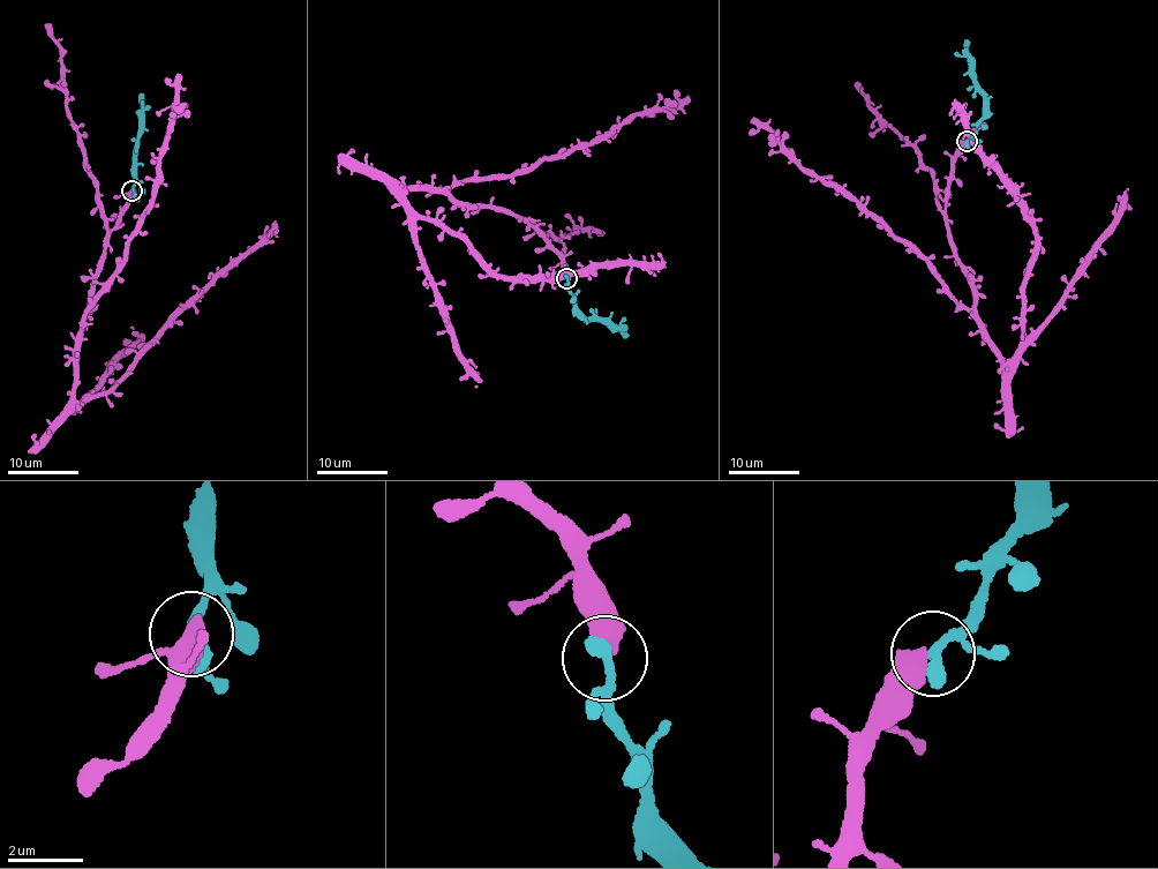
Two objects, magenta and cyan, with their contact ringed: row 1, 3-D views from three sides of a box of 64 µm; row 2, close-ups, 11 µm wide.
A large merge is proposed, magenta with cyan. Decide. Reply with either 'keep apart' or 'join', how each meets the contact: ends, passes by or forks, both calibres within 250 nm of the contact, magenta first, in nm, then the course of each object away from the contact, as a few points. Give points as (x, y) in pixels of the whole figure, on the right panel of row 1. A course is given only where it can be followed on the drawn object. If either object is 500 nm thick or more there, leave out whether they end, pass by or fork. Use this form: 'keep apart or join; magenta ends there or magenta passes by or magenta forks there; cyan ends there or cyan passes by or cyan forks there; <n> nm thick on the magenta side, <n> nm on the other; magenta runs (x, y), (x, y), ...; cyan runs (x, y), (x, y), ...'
join; magenta ends there; cyan forks there; 480 nm thick on the magenta side, 180 nm on the other; magenta runs (965, 141), (946, 210), (950, 247), (985, 341), (1012, 361), (1035, 238), (1019, 199), (957, 111), (949, 114); cyan runs (968, 141), (984, 114), (984, 90), (974, 76), (974, 59), (967, 53), (965, 40)

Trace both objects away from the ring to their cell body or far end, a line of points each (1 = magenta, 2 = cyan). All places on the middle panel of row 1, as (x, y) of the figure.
1: (569, 277), (521, 217), (444, 189), (403, 190), (404, 203), (498, 274), (542, 278), (658, 262), (658, 253)
2: (566, 278), (577, 307), (589, 322), (603, 321), (613, 331), (619, 329), (625, 336)

